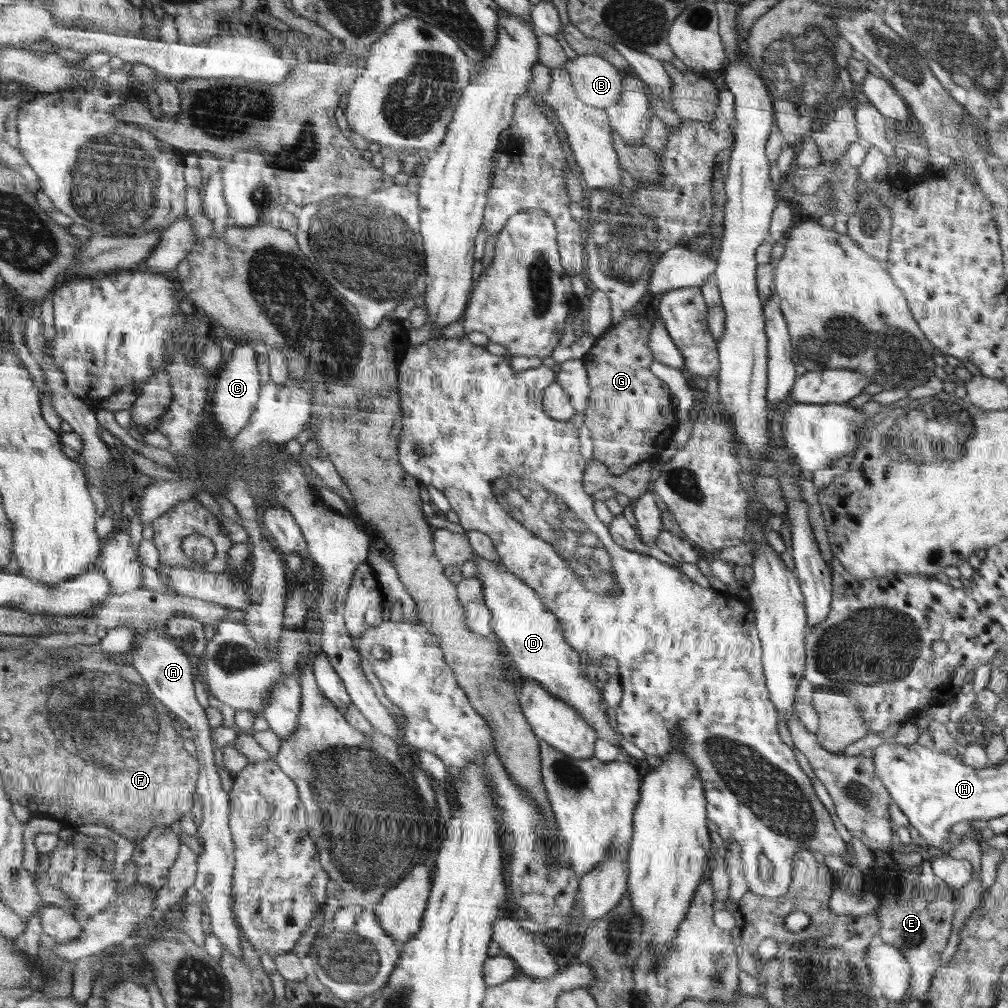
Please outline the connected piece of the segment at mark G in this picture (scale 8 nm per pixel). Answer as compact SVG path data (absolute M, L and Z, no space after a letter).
M629 314L622 323L616 324L596 339L594 346L580 358L586 368L591 388L588 406L583 410L584 424L588 427L593 442L593 460L602 463L607 471L616 476L624 474L632 464L648 461L650 456L660 454L666 450L674 430L676 430L676 416L674 406L670 402L668 385L650 372L654 362L654 353L650 347L652 322L643 315Z

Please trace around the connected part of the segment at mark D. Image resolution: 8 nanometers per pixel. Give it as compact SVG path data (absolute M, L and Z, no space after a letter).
M477 555L471 559L476 563L476 576L485 586L486 604L494 616L493 633L507 648L508 656L514 662L514 670L519 676L538 681L552 696L576 708L588 724L595 728L598 737L609 740L622 754L624 749L619 748L618 734L608 726L606 714L600 708L600 692L582 676L580 658L564 638L559 618L546 607L535 590L519 580L514 573L506 572L505 568L494 564L494 561L484 560Z

